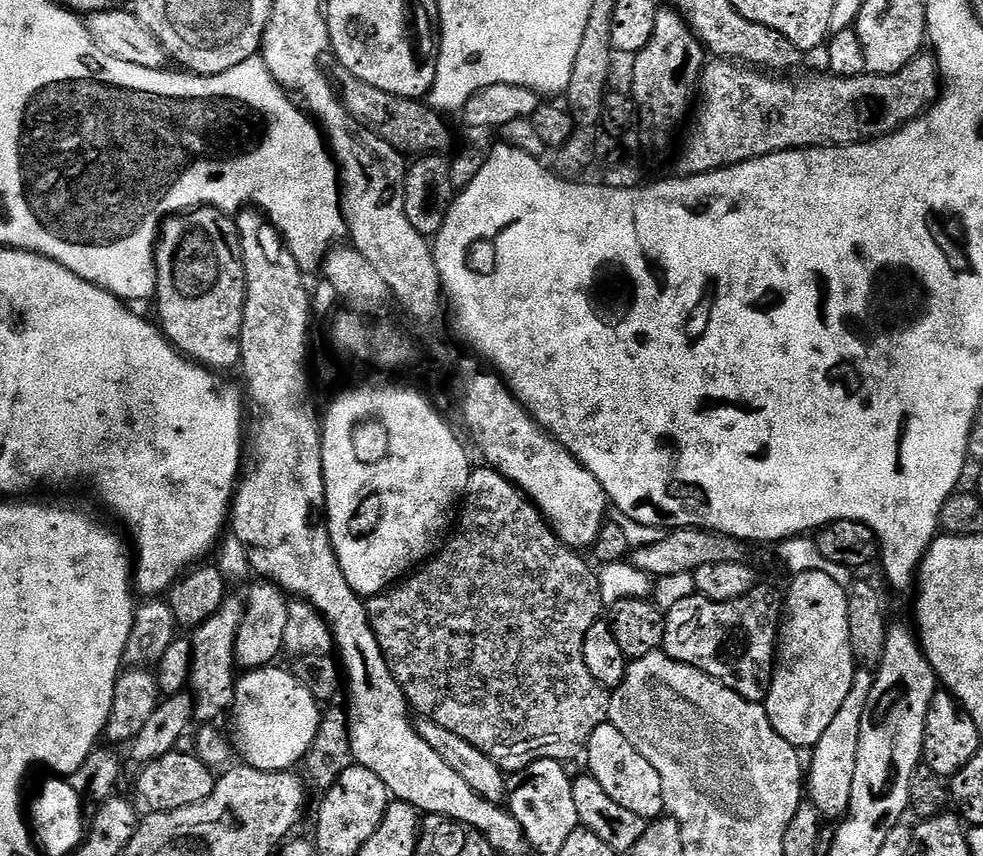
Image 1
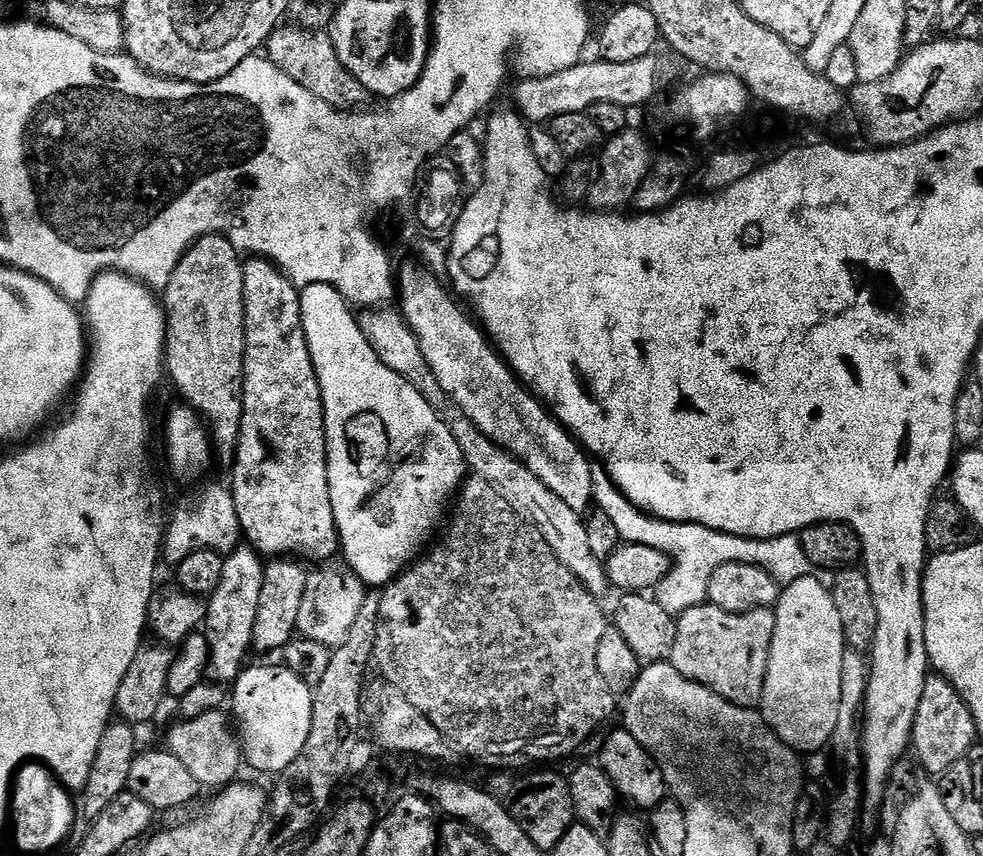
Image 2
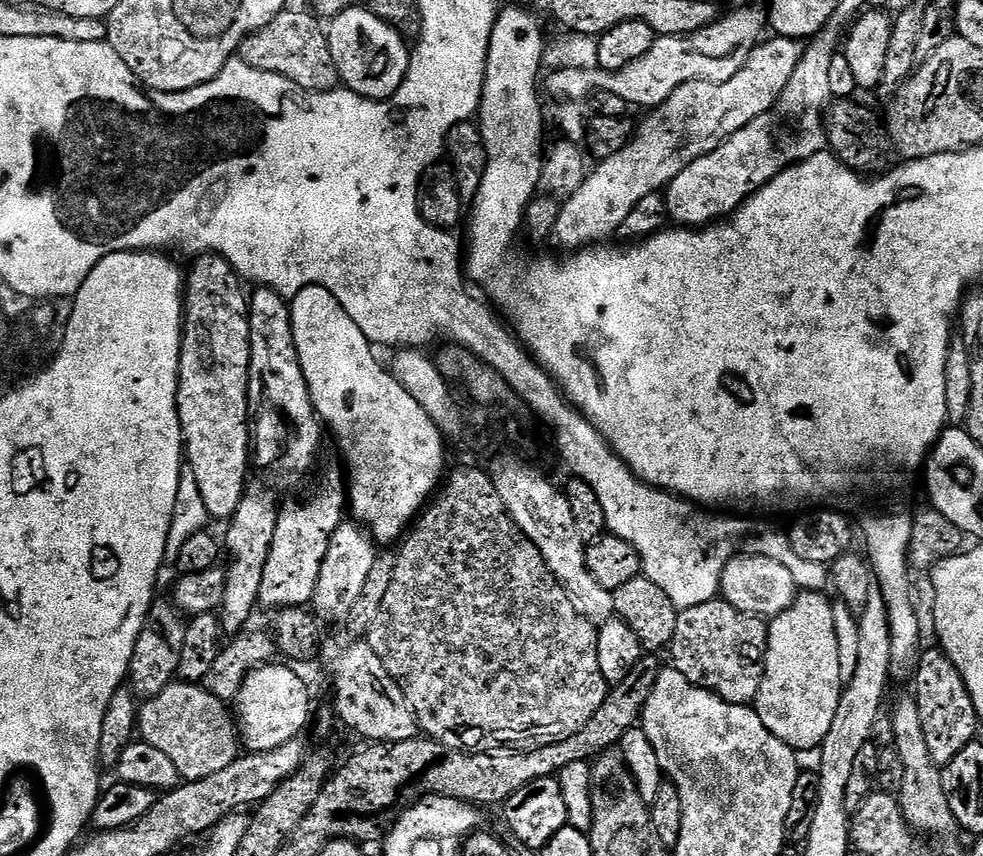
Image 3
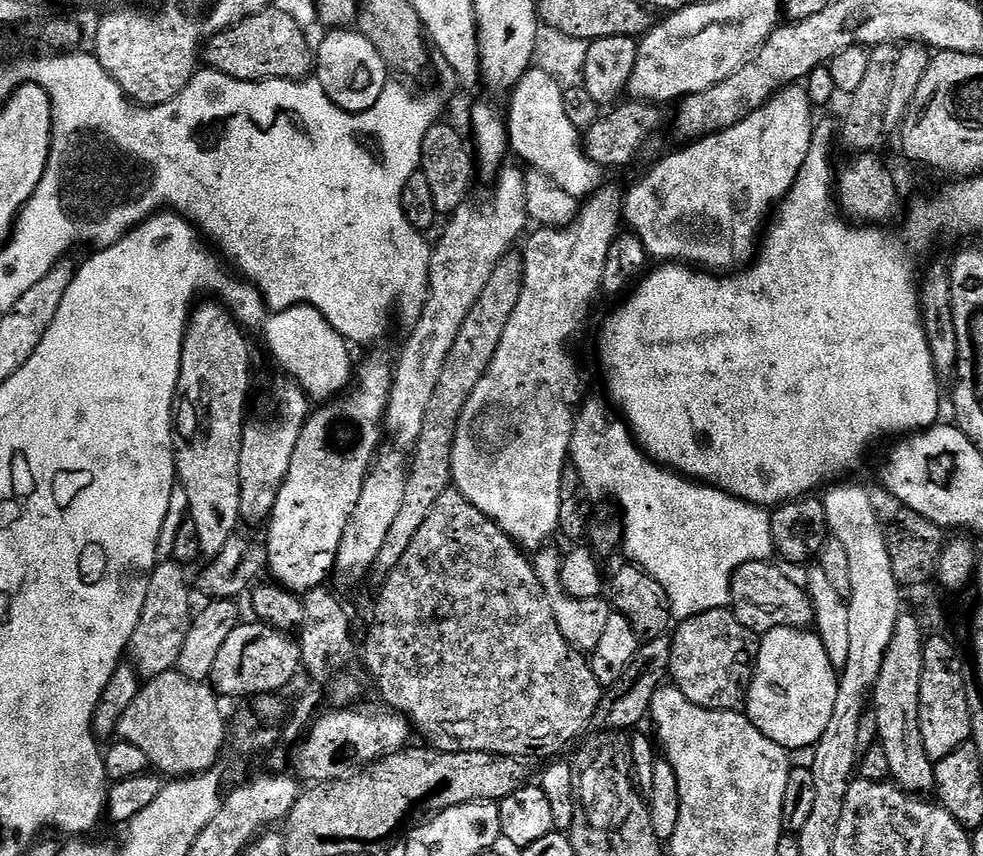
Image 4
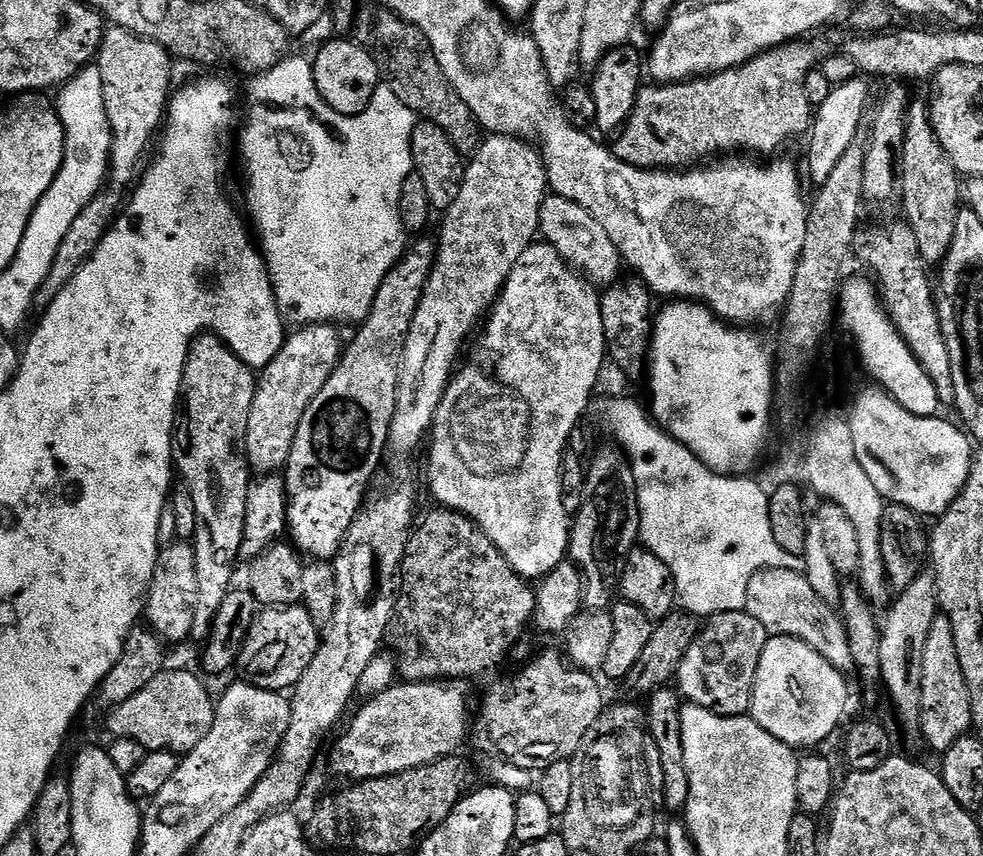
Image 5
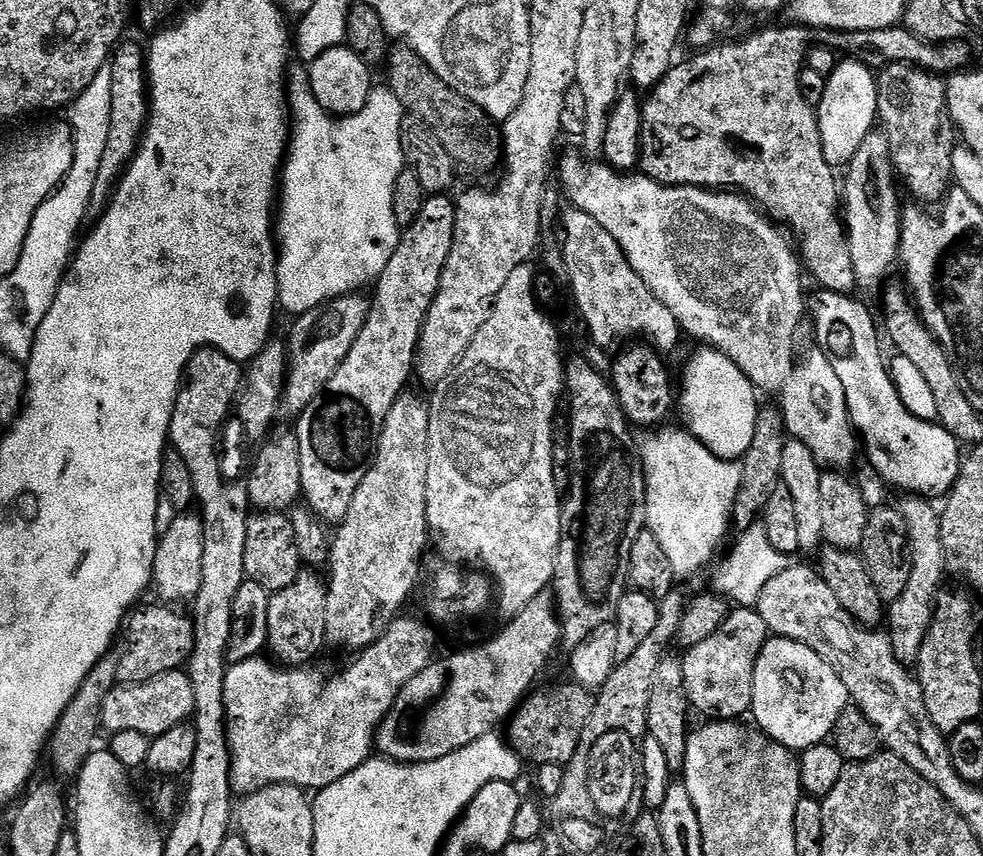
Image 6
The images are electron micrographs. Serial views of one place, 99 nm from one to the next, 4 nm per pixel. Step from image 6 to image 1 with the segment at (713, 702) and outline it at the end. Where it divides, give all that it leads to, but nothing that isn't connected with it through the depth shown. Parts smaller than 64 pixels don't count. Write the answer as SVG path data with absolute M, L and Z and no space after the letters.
M757 586L742 598L717 604L693 594L667 609L662 651L665 656L710 674L742 698L763 702L772 683L781 627L782 596L772 588Z

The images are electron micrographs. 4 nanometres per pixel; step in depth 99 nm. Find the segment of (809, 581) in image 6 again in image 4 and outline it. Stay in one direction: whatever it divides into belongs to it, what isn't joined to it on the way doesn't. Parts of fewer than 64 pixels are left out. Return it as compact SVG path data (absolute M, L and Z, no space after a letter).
M772 560L746 562L732 575L732 604L739 620L757 633L771 628L803 628L814 620L813 599Z

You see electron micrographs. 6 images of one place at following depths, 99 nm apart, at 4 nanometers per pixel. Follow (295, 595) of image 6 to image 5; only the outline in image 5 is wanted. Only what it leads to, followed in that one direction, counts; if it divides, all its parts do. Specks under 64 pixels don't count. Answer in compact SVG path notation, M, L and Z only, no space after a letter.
M303 603L261 607L250 626L248 637L244 639L238 672L244 675L241 677L247 683L271 692L283 693L295 689L298 678L306 674L306 666L314 662L321 639L321 629Z

